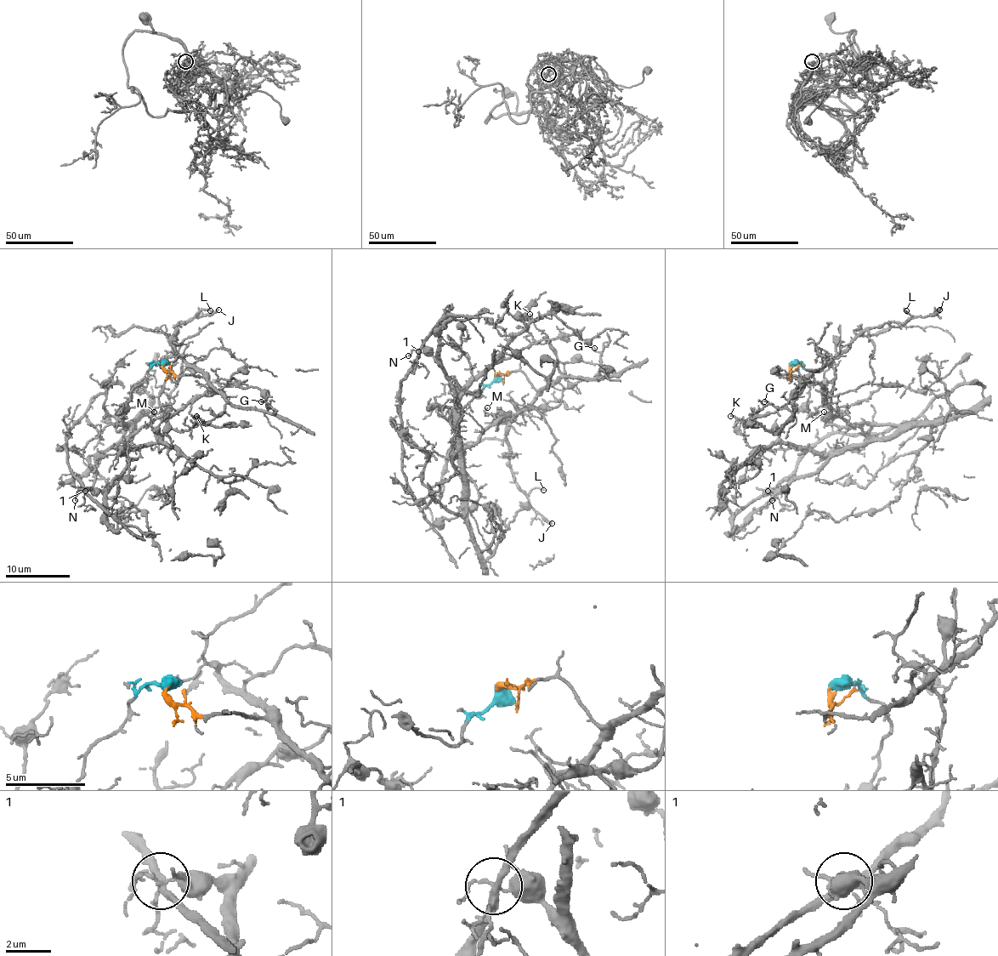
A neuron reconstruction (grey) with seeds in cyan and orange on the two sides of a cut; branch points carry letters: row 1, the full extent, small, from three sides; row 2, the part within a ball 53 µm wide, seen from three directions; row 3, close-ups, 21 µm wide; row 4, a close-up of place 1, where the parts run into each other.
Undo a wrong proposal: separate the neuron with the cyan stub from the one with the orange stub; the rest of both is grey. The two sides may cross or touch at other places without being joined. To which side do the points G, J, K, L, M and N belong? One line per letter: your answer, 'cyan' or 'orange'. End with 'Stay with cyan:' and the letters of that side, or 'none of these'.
G: orange
J: orange
K: orange
L: orange
M: cyan
N: cyan
Stay with cyan: M, N

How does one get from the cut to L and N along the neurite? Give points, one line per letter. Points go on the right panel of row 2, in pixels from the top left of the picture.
L: (789, 366), (787, 375), (818, 372), (866, 330), (903, 323), (910, 315), (906, 310)
N: (791, 364), (812, 373), (813, 413), (897, 429), (837, 449), (815, 471), (767, 489), (772, 500)

